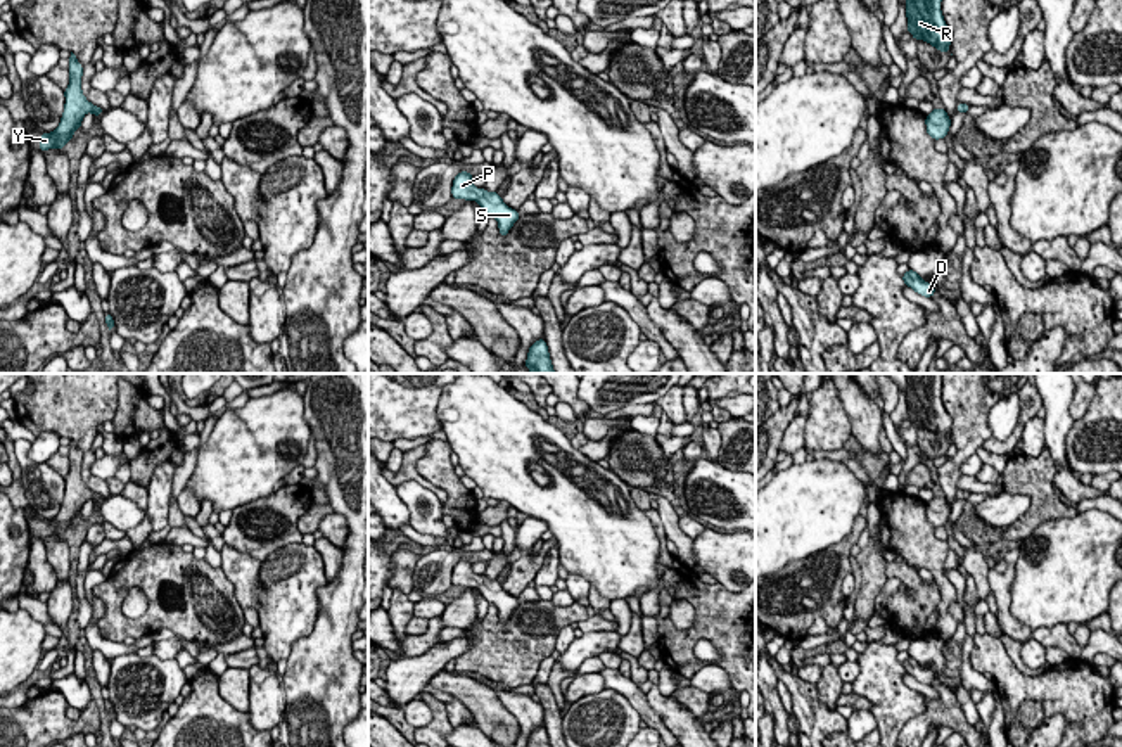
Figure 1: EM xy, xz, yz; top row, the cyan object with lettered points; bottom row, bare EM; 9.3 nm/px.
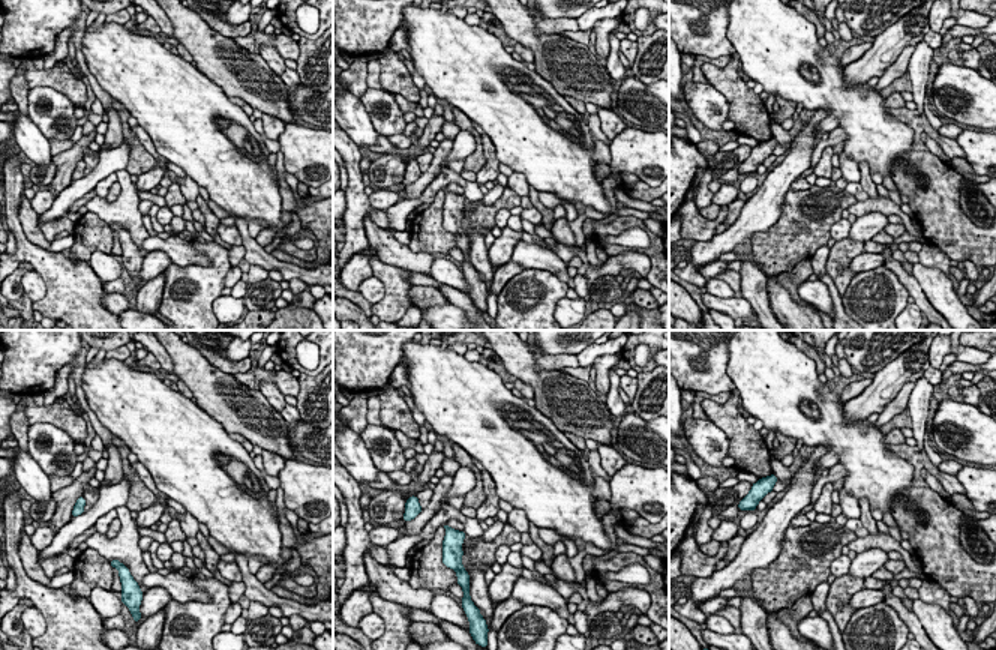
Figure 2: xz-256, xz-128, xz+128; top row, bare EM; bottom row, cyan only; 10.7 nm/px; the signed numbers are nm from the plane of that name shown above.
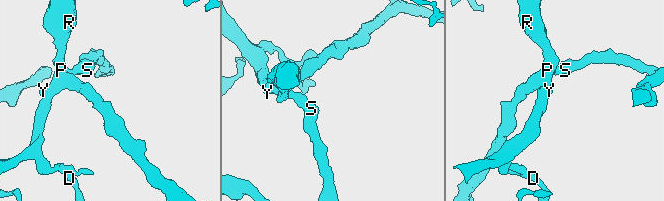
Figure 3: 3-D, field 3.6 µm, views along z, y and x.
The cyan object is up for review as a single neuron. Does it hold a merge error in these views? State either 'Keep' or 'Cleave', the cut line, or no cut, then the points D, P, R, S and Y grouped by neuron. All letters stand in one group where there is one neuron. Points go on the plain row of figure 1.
Keep. No split. Groups: D P R S Y

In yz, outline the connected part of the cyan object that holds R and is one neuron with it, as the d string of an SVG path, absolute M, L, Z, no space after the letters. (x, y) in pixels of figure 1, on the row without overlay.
M906 374L908 418L915 427L928 429L940 439L949 439L951 417L944 408L942 374Z

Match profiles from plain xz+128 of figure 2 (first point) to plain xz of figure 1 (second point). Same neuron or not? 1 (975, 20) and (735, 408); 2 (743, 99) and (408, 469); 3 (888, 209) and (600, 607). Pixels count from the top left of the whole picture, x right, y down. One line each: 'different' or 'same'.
1: same
2: different
3: different

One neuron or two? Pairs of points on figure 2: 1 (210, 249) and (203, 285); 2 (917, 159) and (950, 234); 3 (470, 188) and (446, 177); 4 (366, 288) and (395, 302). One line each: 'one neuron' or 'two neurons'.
1: one neuron
2: one neuron
3: one neuron
4: two neurons

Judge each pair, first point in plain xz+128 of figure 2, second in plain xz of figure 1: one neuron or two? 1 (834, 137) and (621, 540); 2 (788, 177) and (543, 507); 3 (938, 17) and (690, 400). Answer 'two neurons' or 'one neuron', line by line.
1: two neurons
2: two neurons
3: two neurons

